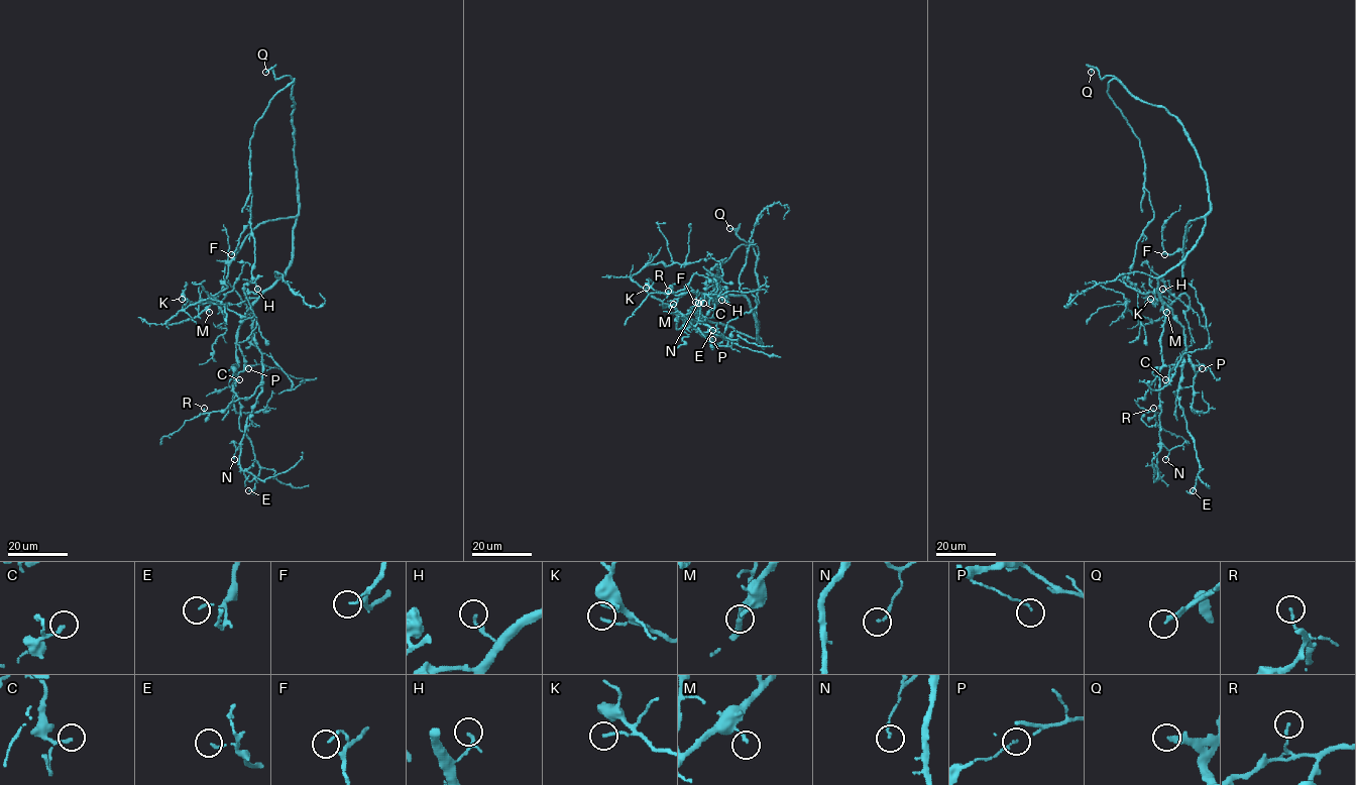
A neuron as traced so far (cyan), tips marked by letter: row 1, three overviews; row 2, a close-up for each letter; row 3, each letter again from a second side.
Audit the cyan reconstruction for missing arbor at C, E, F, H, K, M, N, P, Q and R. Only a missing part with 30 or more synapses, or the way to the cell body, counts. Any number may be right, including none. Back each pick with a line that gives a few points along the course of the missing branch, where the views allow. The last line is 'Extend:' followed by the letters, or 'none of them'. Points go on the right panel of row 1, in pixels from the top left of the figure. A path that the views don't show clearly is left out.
Extend: Q

